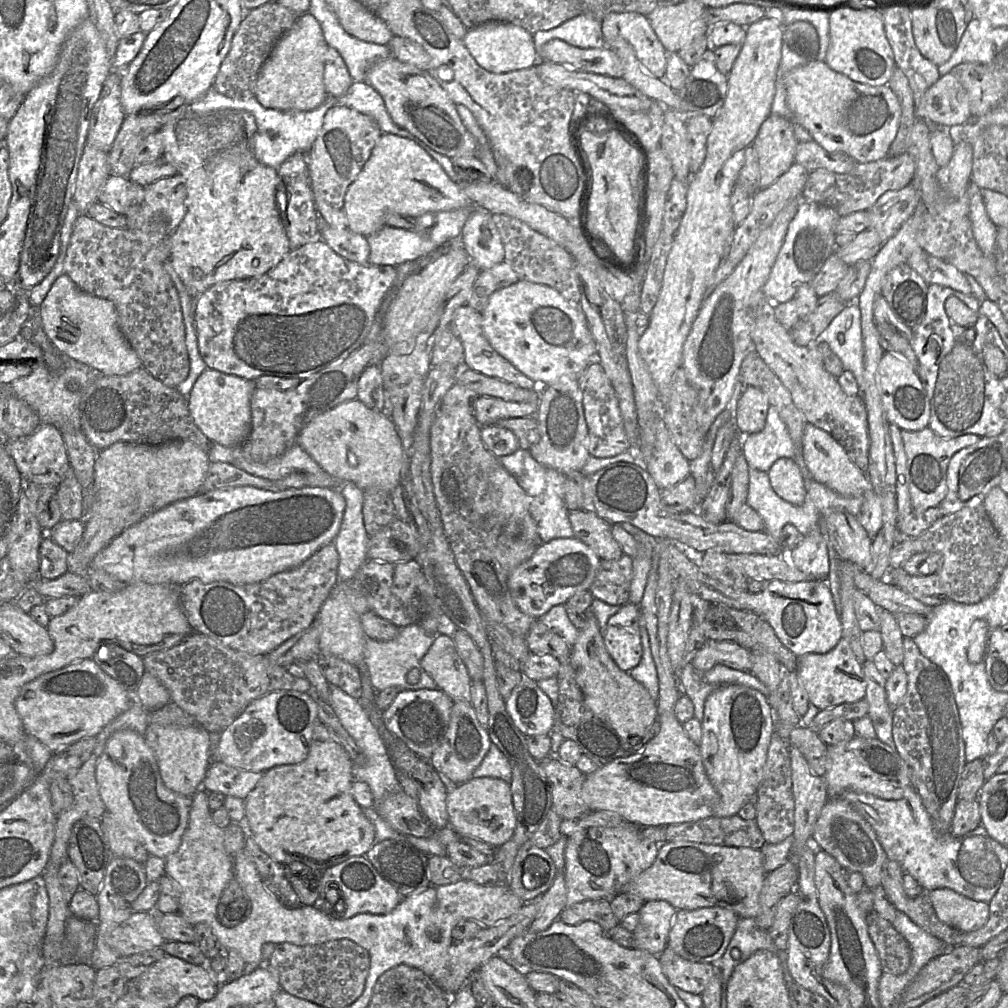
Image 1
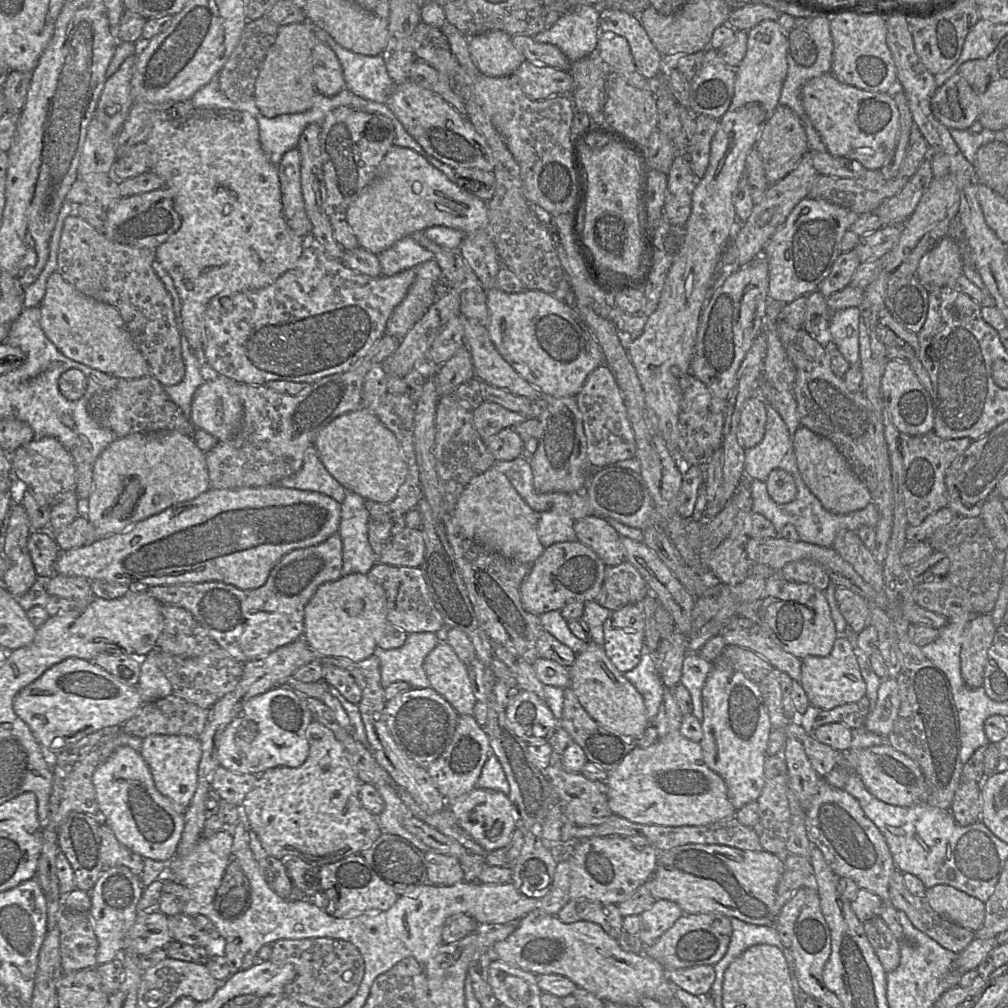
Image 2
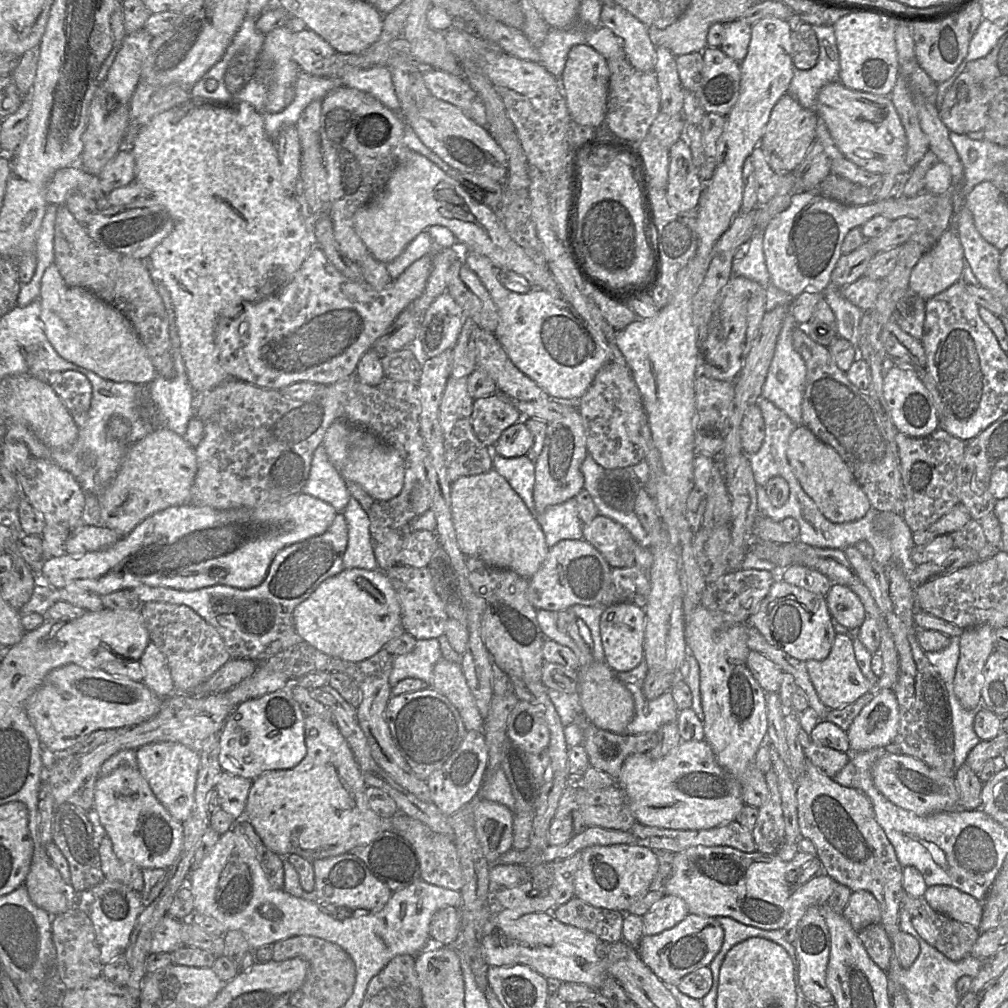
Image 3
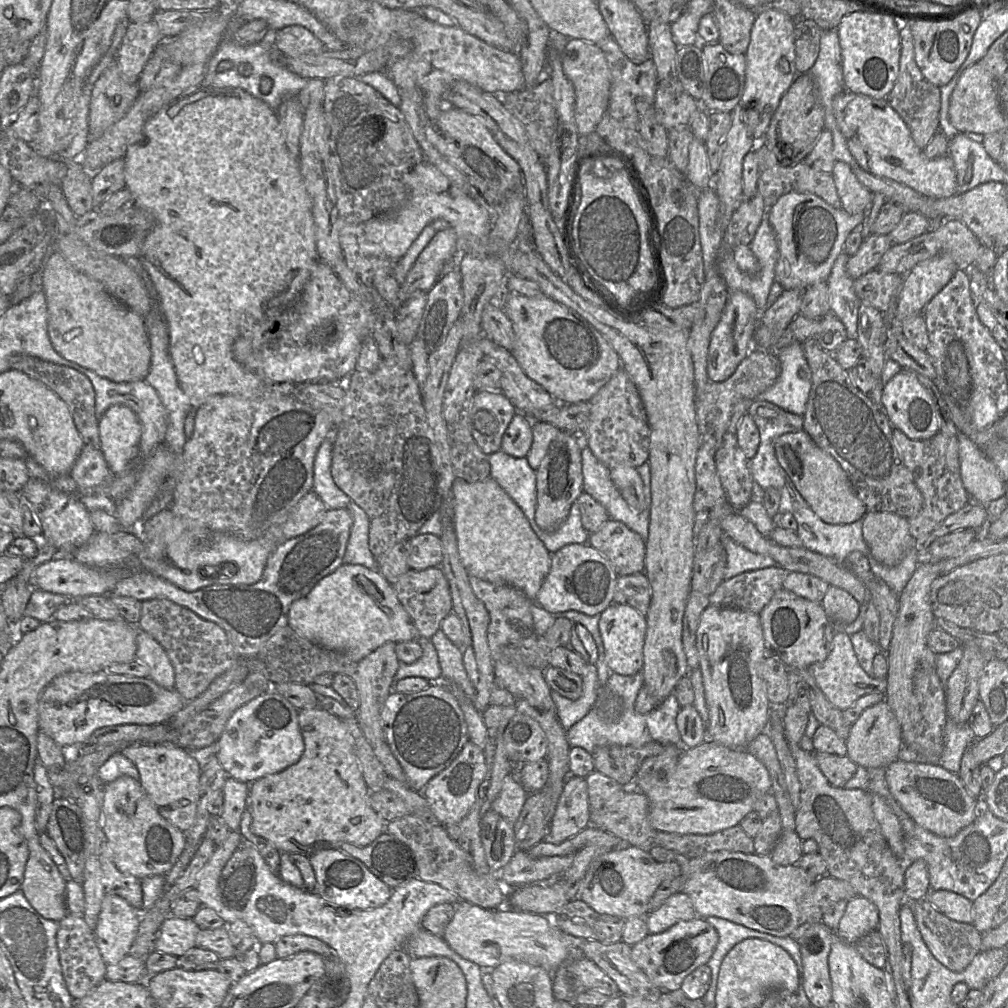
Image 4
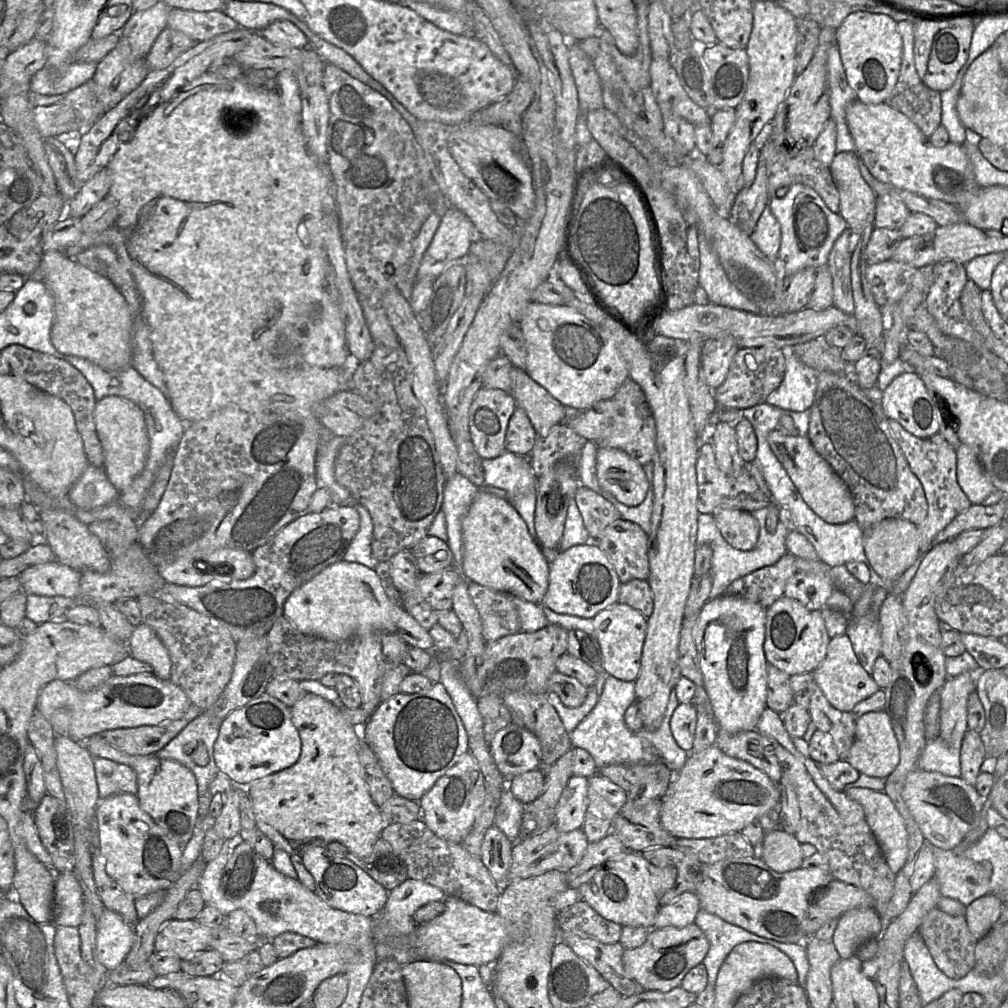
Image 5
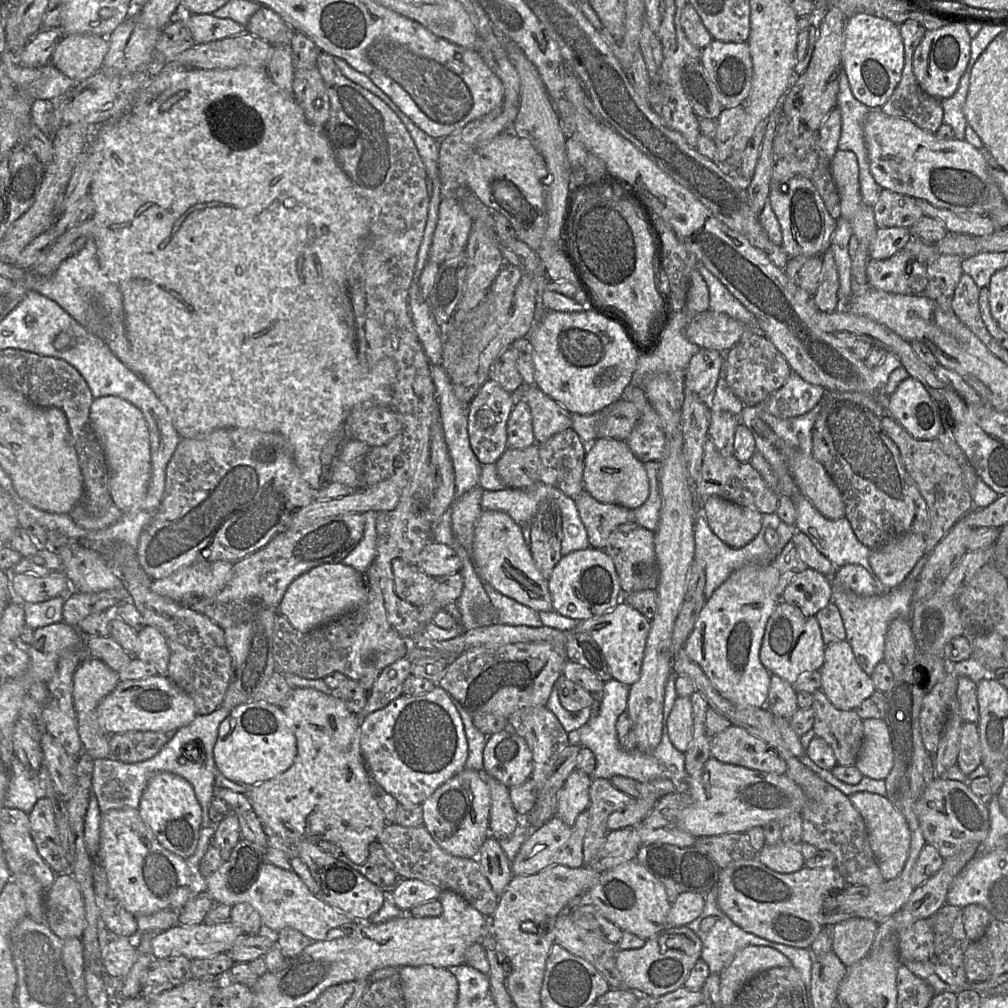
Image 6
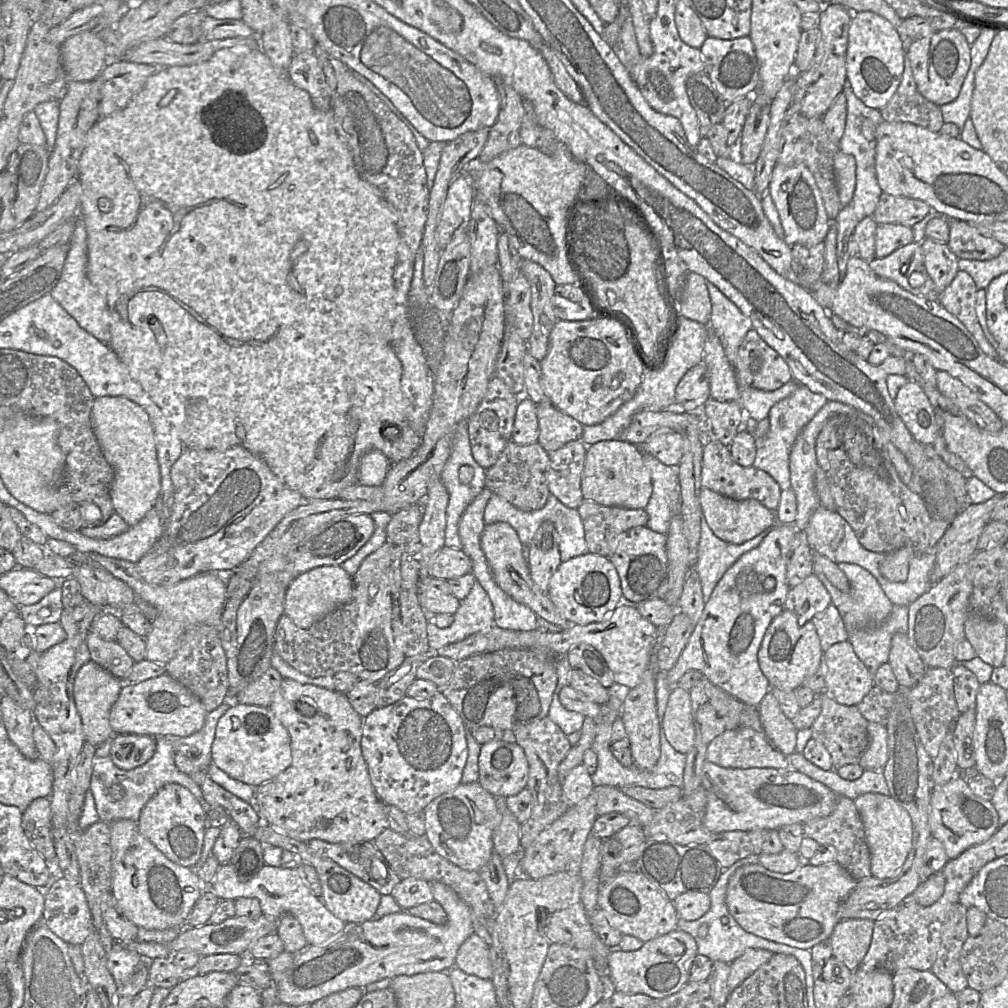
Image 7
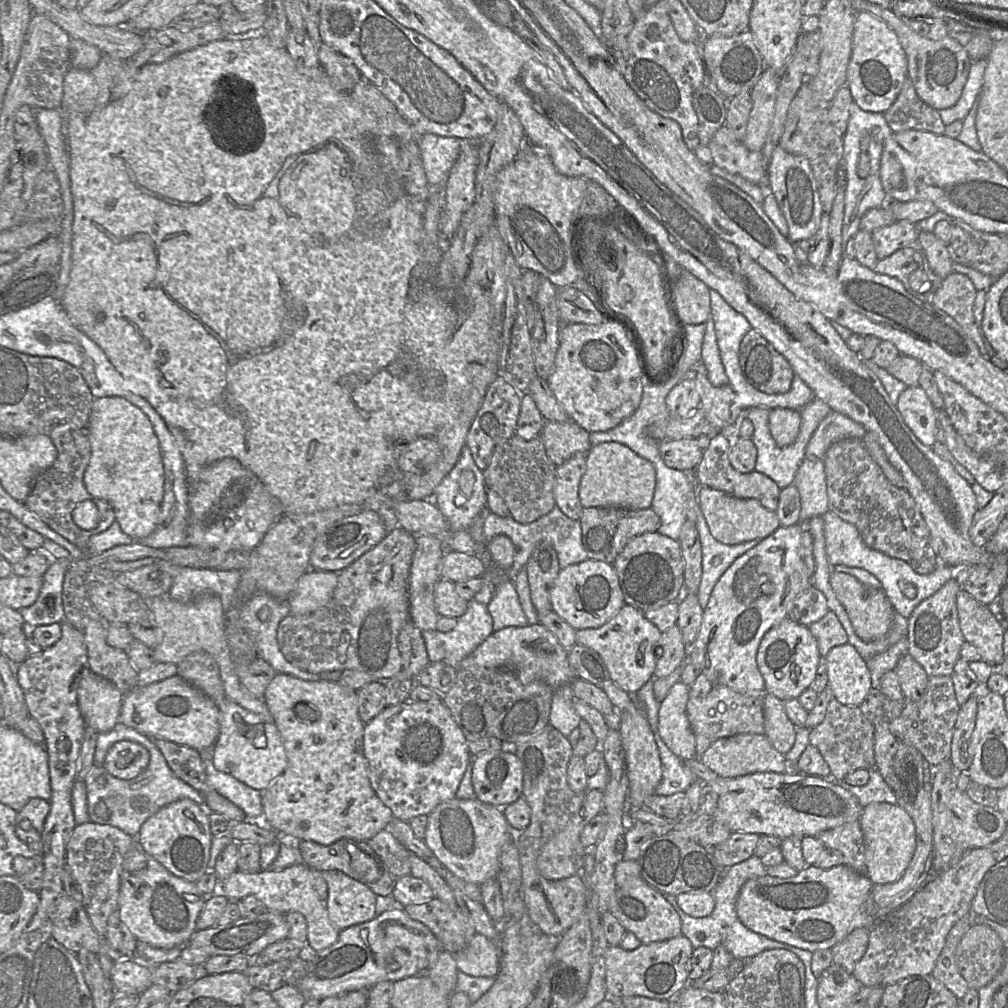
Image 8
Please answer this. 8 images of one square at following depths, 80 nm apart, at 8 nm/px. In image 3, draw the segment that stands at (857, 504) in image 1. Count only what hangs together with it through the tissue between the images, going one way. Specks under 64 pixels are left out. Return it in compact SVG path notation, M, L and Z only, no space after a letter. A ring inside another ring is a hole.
M775 457L775 461L769 462L769 468L772 468L773 466L781 466L783 469L779 470L779 473L782 474L782 478L788 483L789 496L782 506L775 507L770 502L765 487L757 485L756 495L759 515L769 517L776 522L781 522L787 517L794 518L799 524L798 541L800 543L818 548L835 548L844 550L848 546L856 545L856 543L861 540L872 543L873 540L876 540L876 535L883 535L873 528L873 519L875 515L879 513L878 510L870 507L868 512L862 518L855 521L844 523L831 522L824 517L814 501L805 493L787 459Z

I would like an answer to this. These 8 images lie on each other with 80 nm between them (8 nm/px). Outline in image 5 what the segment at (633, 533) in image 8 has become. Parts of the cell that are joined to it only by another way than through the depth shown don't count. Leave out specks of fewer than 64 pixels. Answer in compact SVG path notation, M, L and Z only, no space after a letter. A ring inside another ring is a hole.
M584 486L578 487L574 499L590 541L595 541L609 524L620 518L611 502Z

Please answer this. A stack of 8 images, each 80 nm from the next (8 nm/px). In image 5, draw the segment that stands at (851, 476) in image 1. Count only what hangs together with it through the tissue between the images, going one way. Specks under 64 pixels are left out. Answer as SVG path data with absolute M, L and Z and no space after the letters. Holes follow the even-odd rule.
M771 431L767 436L767 441L804 501L821 519L830 524L854 520L855 505L849 488L815 450L808 437L786 436L778 431Z

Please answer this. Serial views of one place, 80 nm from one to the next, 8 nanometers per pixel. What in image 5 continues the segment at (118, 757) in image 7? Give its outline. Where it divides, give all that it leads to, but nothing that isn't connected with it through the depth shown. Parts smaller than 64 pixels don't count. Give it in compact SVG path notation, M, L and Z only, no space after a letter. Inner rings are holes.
M191 704L186 713L177 720L154 726L112 729L96 735L130 755L156 754L201 713L197 706Z

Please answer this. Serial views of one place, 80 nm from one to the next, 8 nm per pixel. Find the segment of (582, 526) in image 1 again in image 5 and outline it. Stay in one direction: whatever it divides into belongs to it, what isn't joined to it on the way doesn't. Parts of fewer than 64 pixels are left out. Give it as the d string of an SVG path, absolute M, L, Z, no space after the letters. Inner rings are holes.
M619 518L609 524L595 541L589 542L595 542L597 544L612 563L620 582L626 583L633 579L648 580L649 578L648 537L648 534L637 524Z

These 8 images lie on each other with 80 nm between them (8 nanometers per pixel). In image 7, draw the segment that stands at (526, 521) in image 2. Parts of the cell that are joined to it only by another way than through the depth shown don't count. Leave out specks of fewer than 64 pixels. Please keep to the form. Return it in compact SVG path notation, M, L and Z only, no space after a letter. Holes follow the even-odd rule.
M505 522L485 525L480 537L481 549L497 585L510 597L528 606L538 617L560 628L568 625L550 599L548 592L543 592L533 582L527 562L528 547L524 547L516 531Z

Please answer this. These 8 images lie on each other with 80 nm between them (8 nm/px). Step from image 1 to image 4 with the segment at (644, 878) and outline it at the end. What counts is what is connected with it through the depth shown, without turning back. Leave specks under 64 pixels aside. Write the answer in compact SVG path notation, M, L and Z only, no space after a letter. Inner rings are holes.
M720 850L690 859L689 877L682 892L690 897L699 917L719 917L752 930L788 937L798 926L798 904L816 880L795 865L774 863L770 856Z

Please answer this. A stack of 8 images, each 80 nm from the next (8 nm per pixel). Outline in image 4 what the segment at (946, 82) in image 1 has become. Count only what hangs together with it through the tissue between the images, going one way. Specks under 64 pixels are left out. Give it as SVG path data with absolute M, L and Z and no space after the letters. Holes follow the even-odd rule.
M979 61L960 76L949 100L948 117L958 133L989 134L1005 128L1005 118L999 105L996 83Z

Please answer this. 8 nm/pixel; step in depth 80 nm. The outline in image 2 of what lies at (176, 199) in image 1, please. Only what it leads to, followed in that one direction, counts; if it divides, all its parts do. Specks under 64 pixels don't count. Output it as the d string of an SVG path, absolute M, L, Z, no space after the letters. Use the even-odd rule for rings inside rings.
M159 189L120 198L107 208L107 216L102 233L110 240L135 248L156 249L173 235L181 225L179 214L174 208L171 192Z

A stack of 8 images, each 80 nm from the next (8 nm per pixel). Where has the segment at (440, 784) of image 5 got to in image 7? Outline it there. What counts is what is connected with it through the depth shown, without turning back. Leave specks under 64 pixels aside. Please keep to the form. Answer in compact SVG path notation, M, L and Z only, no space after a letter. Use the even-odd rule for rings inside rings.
M477 781L460 783L456 788L433 799L424 809L425 836L435 851L458 867L478 871L494 853L493 832L501 822L496 798Z

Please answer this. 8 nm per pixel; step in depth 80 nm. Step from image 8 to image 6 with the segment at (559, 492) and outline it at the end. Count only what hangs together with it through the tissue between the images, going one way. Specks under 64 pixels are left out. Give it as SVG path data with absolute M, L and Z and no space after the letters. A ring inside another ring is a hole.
M572 429L539 444L539 481L575 499L583 491L585 443Z

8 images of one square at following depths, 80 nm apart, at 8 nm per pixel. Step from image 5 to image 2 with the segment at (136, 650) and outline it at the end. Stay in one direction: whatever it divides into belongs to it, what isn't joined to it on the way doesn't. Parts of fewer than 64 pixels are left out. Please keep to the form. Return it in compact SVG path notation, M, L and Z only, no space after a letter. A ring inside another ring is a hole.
M153 649L145 656L141 664L137 686L144 704L174 694L171 683L157 666L157 656L160 653L159 649Z

